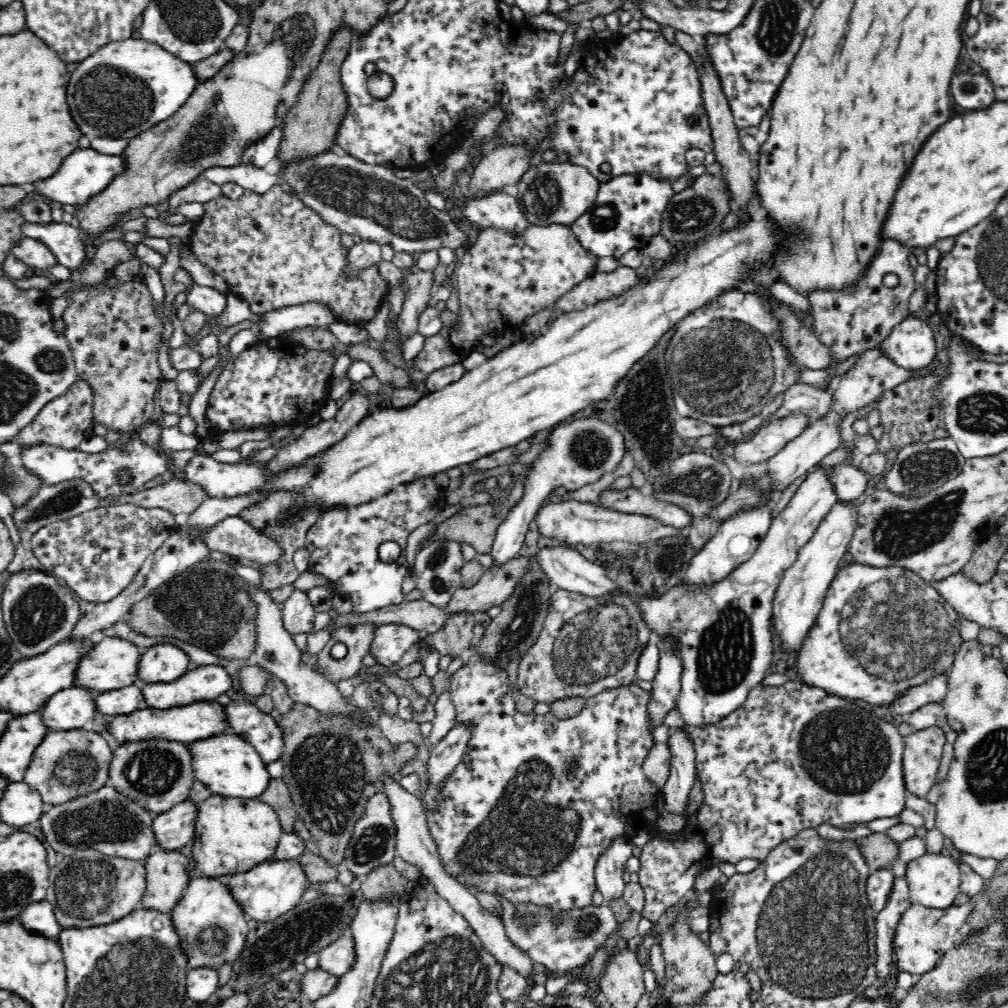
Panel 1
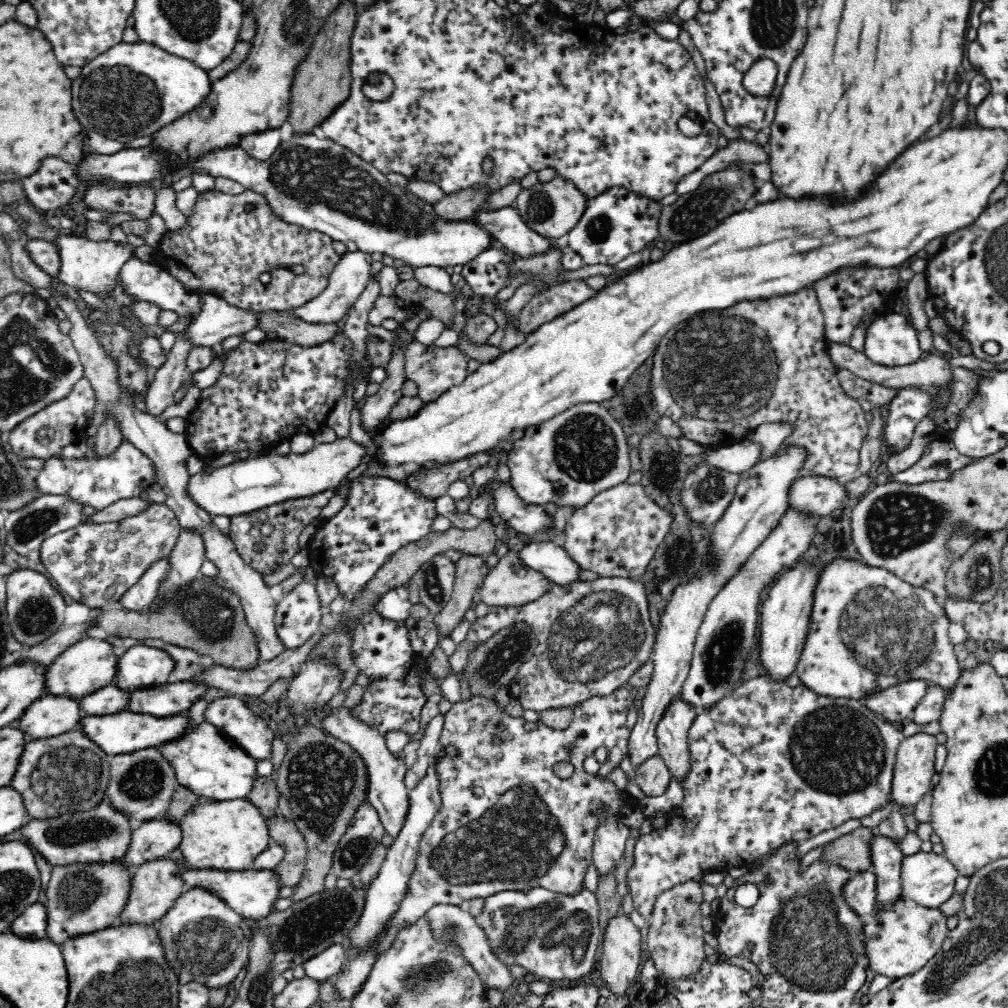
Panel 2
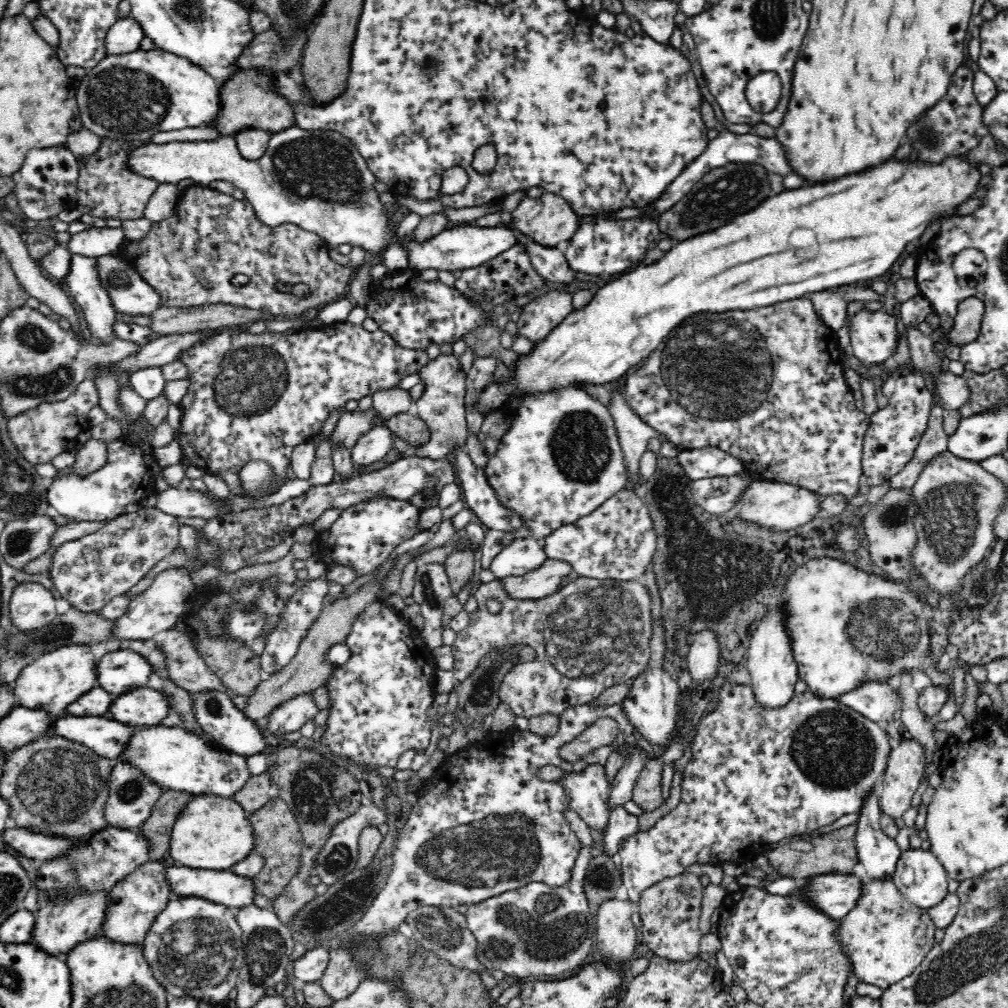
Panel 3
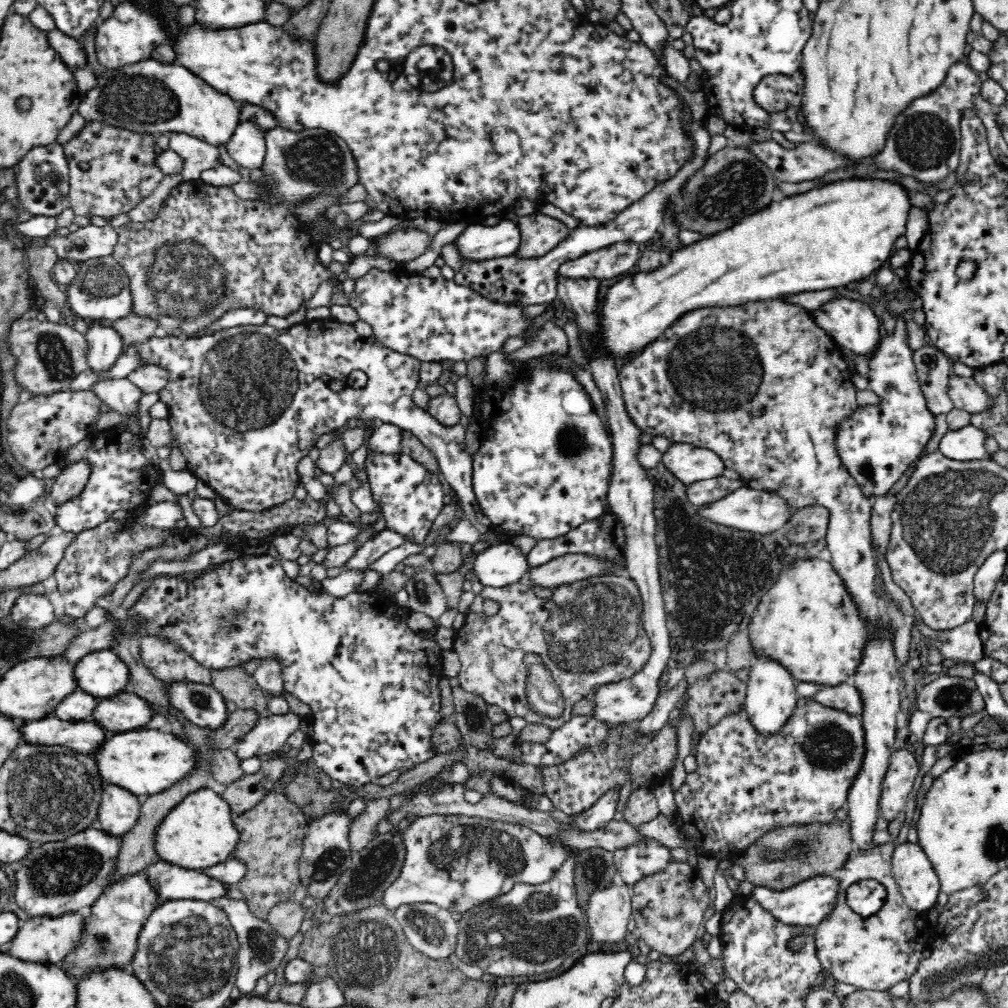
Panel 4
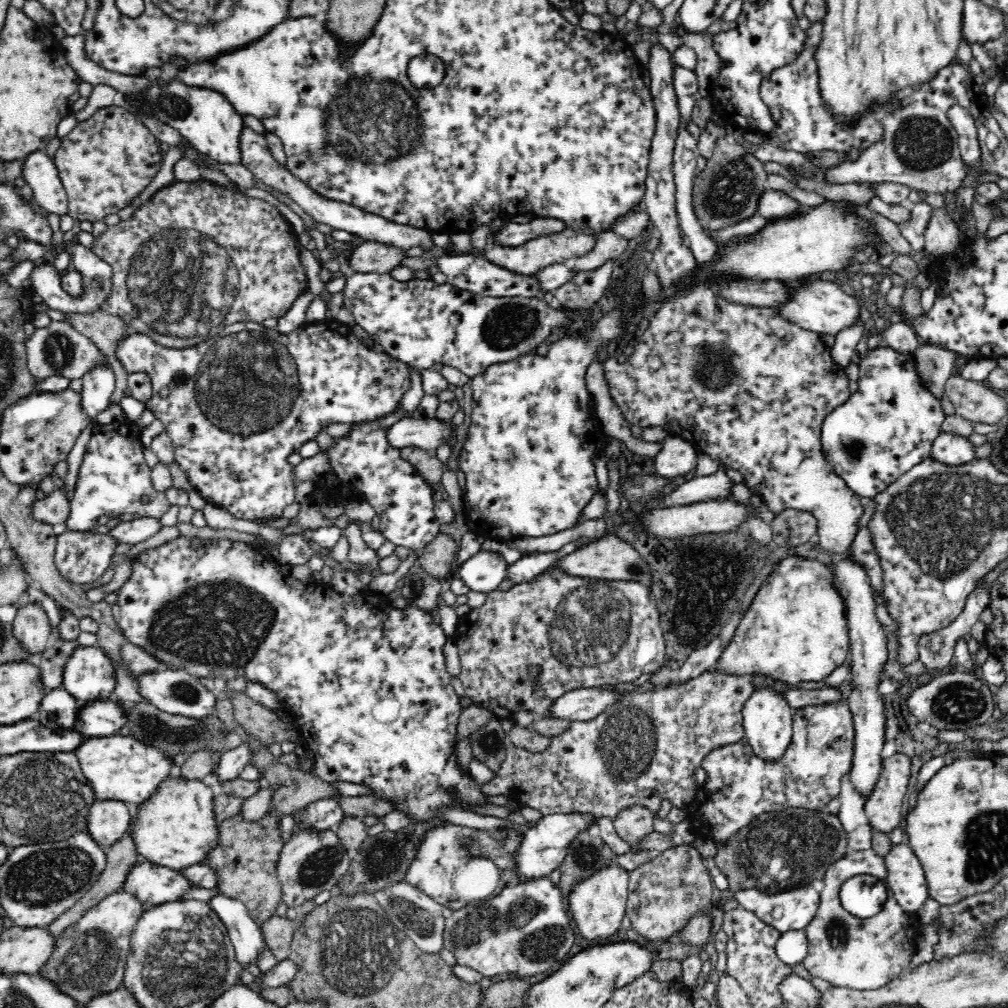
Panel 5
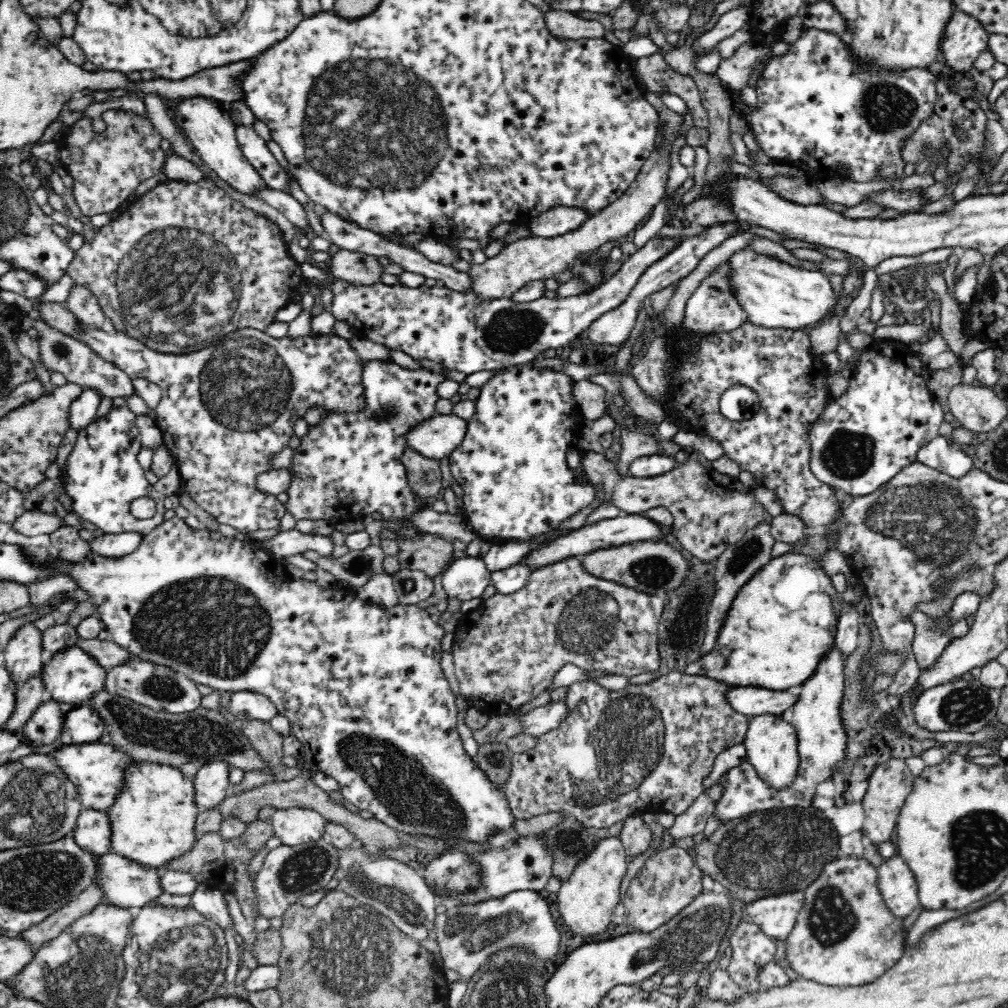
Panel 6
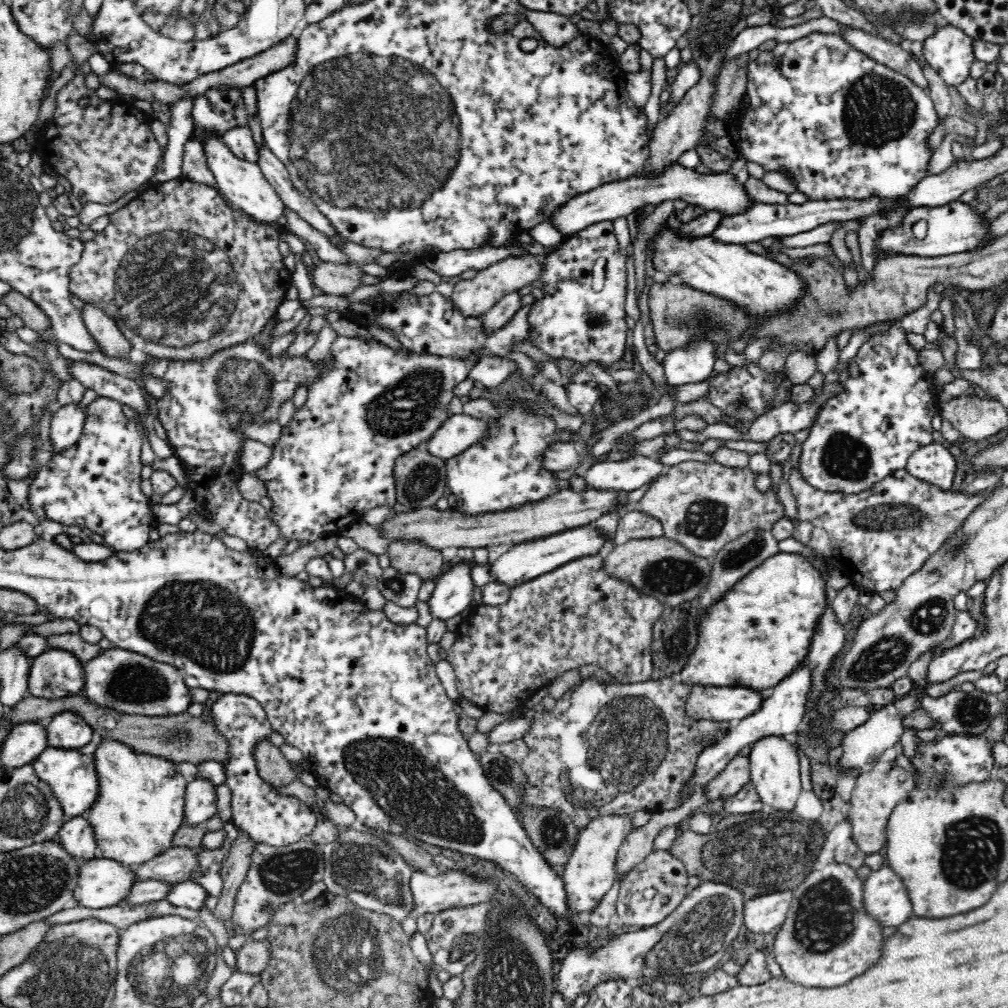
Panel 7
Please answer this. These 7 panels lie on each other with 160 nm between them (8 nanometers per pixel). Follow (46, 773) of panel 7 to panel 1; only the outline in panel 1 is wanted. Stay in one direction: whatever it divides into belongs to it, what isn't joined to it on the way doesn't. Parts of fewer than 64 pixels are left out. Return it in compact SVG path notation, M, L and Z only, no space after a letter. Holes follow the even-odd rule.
M223 731L216 736L192 740L188 743L190 751L190 768L195 782L206 786L214 795L232 798L257 799L266 791L271 777L266 763L256 752L254 746L248 744L234 732Z

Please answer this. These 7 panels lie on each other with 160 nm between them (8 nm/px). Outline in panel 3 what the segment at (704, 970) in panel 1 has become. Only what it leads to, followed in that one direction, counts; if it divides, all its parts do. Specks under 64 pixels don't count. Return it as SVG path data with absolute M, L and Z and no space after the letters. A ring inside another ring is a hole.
M686 871L662 878L640 894L637 904L642 919L642 940L656 956L676 962L688 961L698 956L698 945L704 935L699 927L702 891L698 875Z

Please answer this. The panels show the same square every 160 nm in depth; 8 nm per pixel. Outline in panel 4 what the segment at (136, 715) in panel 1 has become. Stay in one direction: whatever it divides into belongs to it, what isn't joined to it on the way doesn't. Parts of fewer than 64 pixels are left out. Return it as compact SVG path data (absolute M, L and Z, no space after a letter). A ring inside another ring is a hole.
M49 715L41 720L24 722L20 726L22 743L46 746L66 746L79 753L90 755L109 734L89 720L62 721Z

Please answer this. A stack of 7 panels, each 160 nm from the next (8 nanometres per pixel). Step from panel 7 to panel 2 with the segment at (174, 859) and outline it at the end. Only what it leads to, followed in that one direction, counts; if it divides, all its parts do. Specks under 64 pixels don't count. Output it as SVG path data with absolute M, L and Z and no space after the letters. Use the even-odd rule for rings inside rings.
M279 813L266 817L266 827L270 841L284 847L283 859L273 868L280 879L280 886L294 887L304 870L306 858L304 835L297 829L293 819Z

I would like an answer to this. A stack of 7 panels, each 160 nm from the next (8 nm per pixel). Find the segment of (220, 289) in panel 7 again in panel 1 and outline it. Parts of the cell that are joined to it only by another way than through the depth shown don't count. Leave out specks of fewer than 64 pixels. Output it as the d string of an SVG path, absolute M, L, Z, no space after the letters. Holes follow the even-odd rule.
M273 185L265 194L256 194L246 187L242 197L237 200L224 195L218 196L203 205L203 214L194 221L194 233L186 246L200 263L222 276L228 285L228 293L239 296L254 314L279 310L286 306L323 303L328 304L343 322L363 327L376 314L376 308L382 299L389 294L389 288L376 266L364 269L353 281L344 279L342 268L348 249L341 244L341 231L325 224L318 213L286 194L280 185ZM272 210L280 214L280 220L270 230L262 230L264 224L270 224Z

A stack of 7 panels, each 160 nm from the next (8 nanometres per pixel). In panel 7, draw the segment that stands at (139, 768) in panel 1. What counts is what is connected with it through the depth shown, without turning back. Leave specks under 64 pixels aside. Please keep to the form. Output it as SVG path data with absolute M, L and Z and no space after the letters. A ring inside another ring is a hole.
M86 816L68 819L58 830L55 842L60 843L74 861L88 861L97 857L98 850L92 825Z

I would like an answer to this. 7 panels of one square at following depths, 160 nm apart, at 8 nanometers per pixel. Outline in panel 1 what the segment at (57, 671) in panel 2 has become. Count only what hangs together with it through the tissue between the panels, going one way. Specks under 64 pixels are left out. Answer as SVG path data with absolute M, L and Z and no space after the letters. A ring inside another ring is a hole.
M106 636L81 657L75 671L75 687L86 688L95 692L112 691L131 686L137 680L137 665L141 658L138 647L117 637Z

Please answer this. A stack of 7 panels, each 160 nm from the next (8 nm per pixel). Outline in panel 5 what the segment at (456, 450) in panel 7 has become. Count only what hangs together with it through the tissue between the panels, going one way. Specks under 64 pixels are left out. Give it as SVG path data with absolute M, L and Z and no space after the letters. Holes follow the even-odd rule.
M420 415L405 417L387 428L388 443L394 448L416 447L435 453L445 443L450 445L455 429L450 420Z

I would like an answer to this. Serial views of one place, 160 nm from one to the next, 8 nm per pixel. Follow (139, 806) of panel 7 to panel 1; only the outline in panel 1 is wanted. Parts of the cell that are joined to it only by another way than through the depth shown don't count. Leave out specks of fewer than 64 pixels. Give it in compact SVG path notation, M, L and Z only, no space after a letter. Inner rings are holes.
M213 795L198 803L196 809L192 856L196 869L204 877L223 878L270 861L284 832L274 809L257 799Z

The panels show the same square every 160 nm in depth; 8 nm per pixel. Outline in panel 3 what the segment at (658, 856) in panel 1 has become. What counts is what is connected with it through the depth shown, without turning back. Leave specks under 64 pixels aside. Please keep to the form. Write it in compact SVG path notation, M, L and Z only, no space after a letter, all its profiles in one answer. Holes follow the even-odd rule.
M724 683L719 690L720 704L712 714L706 714L701 718L700 726L696 730L694 740L689 744L692 746L692 758L685 765L684 781L682 782L682 792L679 804L668 814L659 819L655 825L646 831L638 831L632 836L624 838L617 851L619 858L622 888L626 890L626 898L638 903L640 894L652 886L654 882L660 882L662 878L672 877L676 874L686 872L686 866L695 862L702 864L720 865L722 862L734 862L737 864L747 864L753 861L760 854L760 846L774 844L782 838L799 836L806 832L815 831L822 826L831 825L844 814L858 812L864 798L874 790L878 776L884 772L890 744L888 734L884 725L874 723L862 714L848 709L839 704L834 698L821 698L816 692L805 691L795 694L792 702L788 702L782 710L763 710L754 697L754 691L750 685Z

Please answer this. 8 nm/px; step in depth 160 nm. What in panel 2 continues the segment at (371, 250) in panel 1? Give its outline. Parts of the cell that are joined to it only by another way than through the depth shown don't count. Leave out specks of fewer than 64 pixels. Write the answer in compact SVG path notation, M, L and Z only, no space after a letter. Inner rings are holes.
M358 249L354 252L344 253L339 260L339 263L334 267L334 270L330 273L329 283L326 290L320 294L317 298L314 298L308 304L296 308L292 314L295 314L298 318L316 324L328 324L328 322L334 322L339 325L344 321L349 312L349 309L354 305L354 302L362 295L363 290L370 281L370 266L375 257L364 251ZM204 294L202 298L202 312L190 321L186 334L182 333L182 339L190 343L190 348L220 346L226 337L248 332L258 322L256 313L230 306L214 294Z

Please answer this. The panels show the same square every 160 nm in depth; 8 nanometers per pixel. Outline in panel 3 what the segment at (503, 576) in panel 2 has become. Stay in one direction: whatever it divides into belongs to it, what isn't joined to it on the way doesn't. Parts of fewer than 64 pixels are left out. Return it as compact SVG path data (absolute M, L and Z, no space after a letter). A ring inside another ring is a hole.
M547 559L536 570L522 576L506 577L501 582L510 598L538 600L554 594L564 578L574 576L575 573L569 562Z

